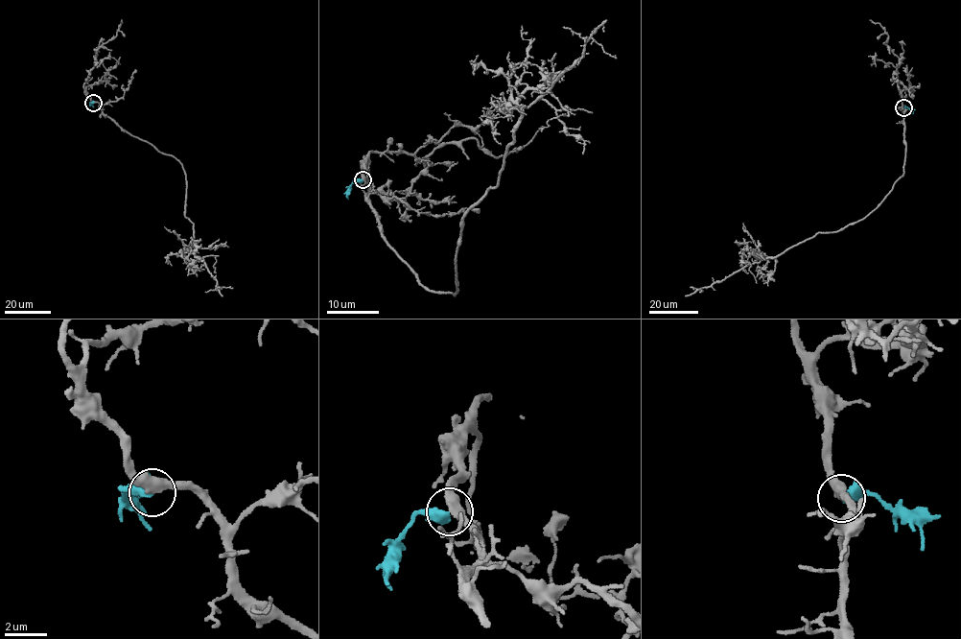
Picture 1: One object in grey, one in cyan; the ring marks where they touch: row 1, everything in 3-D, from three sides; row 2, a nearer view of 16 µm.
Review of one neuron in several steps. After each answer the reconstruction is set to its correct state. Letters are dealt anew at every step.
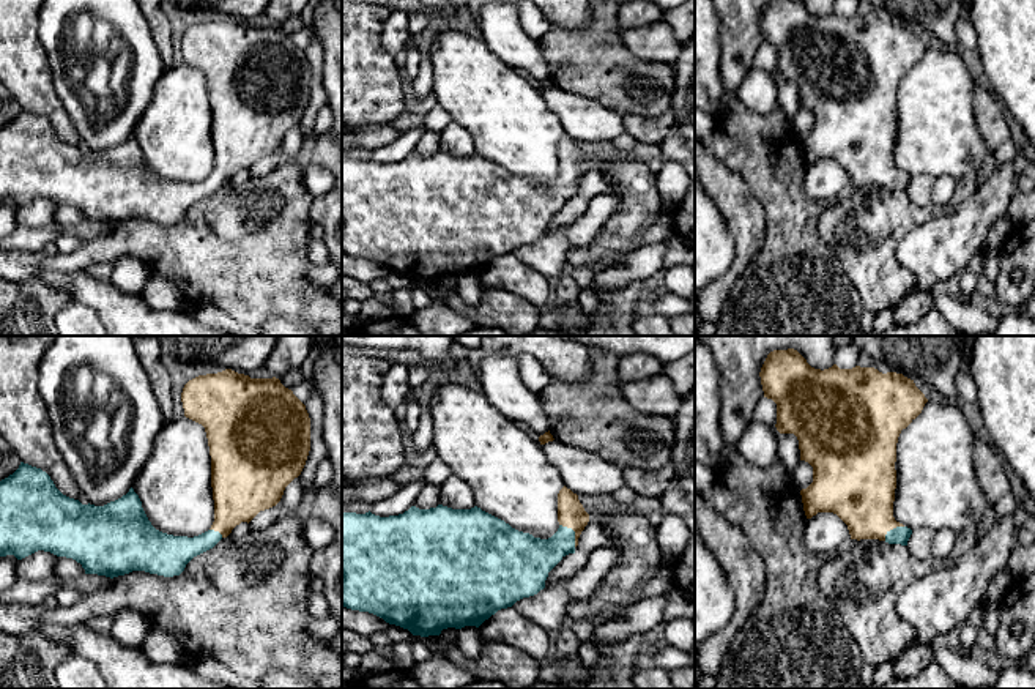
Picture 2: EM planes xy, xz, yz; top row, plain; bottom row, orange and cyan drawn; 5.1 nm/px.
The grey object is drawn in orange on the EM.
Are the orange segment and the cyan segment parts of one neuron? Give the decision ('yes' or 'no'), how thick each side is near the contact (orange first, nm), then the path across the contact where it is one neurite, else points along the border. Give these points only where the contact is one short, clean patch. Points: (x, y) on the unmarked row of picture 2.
yes; calibres 140 and 200 nm; way xz (571, 160), (574, 177), (550, 199), (533, 204)

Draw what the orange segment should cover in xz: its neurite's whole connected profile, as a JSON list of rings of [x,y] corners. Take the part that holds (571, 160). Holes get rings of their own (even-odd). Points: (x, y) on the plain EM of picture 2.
[[[566,132],[558,140],[558,169],[558,178],[548,186],[540,186],[512,175],[477,153],[471,156],[452,156],[443,151],[430,156],[411,153],[403,161],[389,164],[380,164],[370,158],[342,159],[342,252],[373,260],[421,284],[440,282],[447,274],[479,274],[498,257],[543,236],[548,219],[566,202],[575,200],[589,161],[578,142]]]

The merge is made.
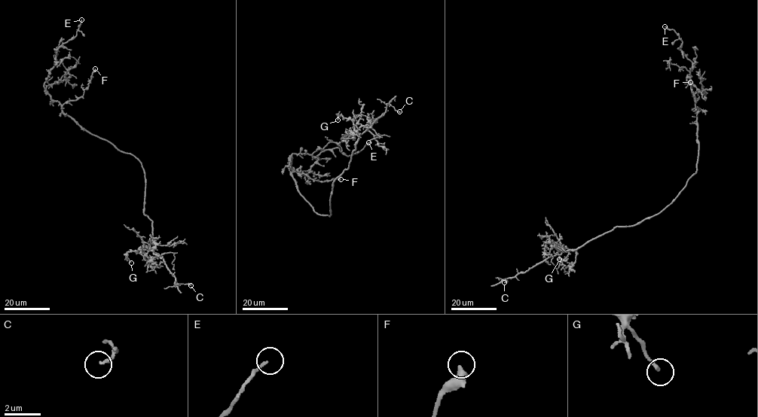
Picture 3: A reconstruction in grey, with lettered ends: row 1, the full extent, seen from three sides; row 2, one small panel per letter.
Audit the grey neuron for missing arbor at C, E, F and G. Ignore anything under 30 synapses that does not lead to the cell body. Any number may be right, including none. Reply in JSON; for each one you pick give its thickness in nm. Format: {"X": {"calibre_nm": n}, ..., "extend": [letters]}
{"extend": []}

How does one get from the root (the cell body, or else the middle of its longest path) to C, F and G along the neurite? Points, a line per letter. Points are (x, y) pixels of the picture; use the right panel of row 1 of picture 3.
C: (686, 184), (656, 214), (549, 257), (504, 282)
F: (686, 184), (698, 170), (699, 145), (697, 112), (693, 111), (696, 101), (690, 82)
G: (686, 184), (660, 211), (634, 225), (617, 226), (576, 249), (564, 251), (563, 246), (557, 247), (559, 259)

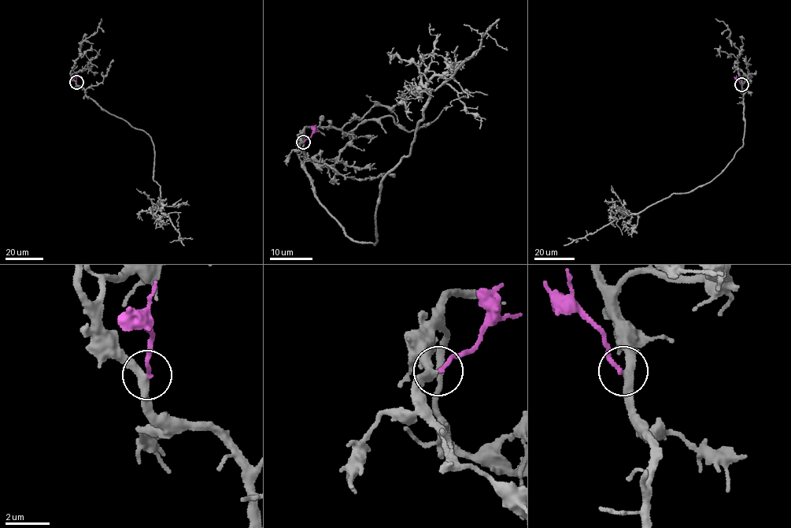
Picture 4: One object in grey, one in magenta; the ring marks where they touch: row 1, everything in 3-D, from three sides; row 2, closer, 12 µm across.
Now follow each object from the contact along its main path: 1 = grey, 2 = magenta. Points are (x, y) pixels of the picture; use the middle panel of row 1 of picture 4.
1: (303, 141), (320, 202), (347, 236), (373, 245), (382, 180), (408, 156), (429, 89), (486, 33), (506, 47)
2: (304, 142), (319, 131)

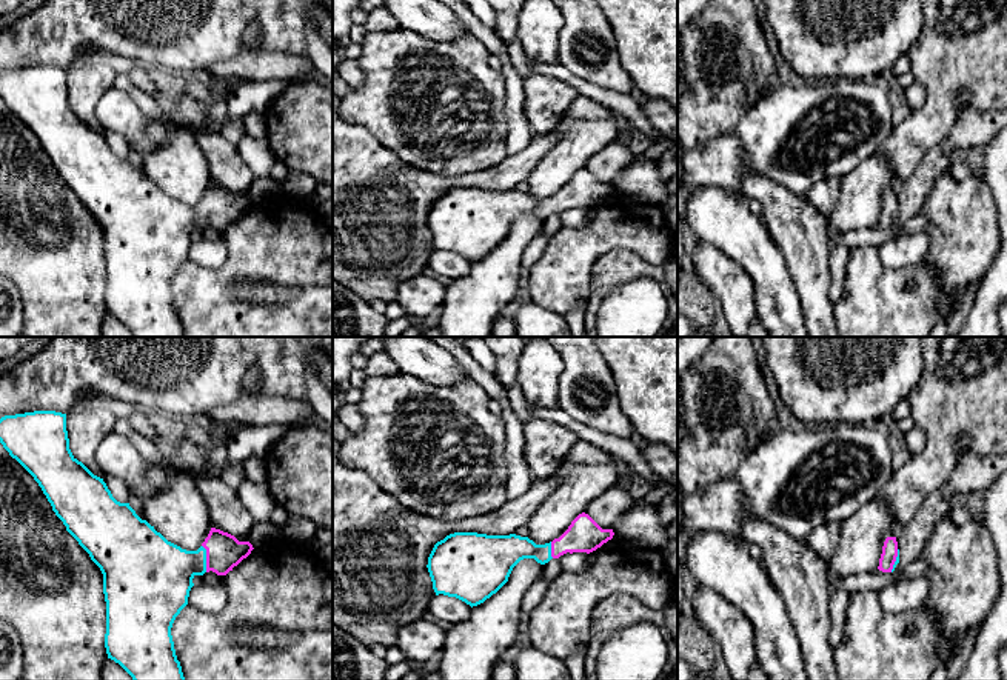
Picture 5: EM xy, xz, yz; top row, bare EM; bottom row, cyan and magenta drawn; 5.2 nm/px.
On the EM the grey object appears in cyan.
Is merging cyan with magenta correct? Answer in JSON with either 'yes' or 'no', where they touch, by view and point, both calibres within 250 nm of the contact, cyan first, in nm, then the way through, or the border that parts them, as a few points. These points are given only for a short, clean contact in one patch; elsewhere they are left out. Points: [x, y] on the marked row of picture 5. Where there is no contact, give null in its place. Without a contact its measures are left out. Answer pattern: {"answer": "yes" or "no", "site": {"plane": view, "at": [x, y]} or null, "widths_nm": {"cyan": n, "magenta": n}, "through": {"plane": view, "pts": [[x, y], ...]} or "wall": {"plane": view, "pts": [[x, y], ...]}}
{"answer": "yes", "site": {"plane": "xy", "at": [205, 559]}, "widths_nm": {"cyan": 340, "magenta": 190}, "through": {"plane": "xy", "pts": [[160, 574], [205, 559], [224, 551]]}}

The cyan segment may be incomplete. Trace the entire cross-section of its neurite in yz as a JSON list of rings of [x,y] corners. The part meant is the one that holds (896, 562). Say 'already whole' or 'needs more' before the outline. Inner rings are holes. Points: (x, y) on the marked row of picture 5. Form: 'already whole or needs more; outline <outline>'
needs more; outline [[[887,537],[882,546],[878,569],[882,572],[893,572],[898,563],[899,563],[899,549],[896,537]]]

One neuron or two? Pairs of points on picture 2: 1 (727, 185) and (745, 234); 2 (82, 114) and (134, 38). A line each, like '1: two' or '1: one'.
1: one
2: one

